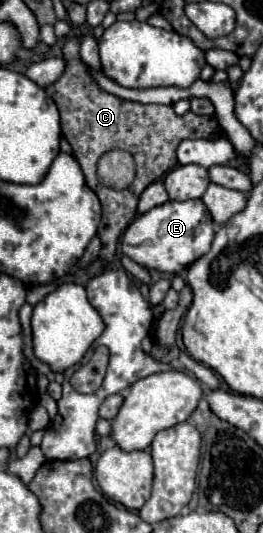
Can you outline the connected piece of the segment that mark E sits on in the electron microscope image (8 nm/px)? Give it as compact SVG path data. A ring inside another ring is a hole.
M201 199L167 201L165 205L157 205L149 213L143 213L129 223L129 227L123 233L121 251L123 255L131 257L135 263L147 269L183 275L187 267L193 261L197 261L197 257L209 251L213 235L215 235L213 221Z

